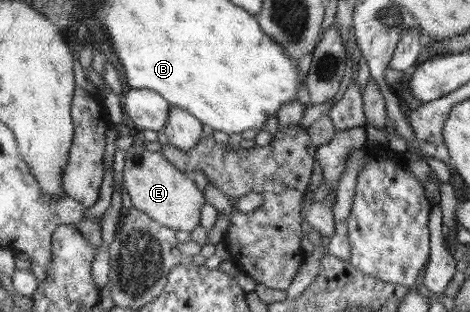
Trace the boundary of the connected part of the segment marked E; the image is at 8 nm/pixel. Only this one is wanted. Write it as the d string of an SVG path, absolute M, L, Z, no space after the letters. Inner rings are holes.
M131 145L126 151L122 181L132 205L160 225L190 233L200 226L201 207L206 203L204 193L197 188L191 175L176 169L162 152L152 153L144 145Z

